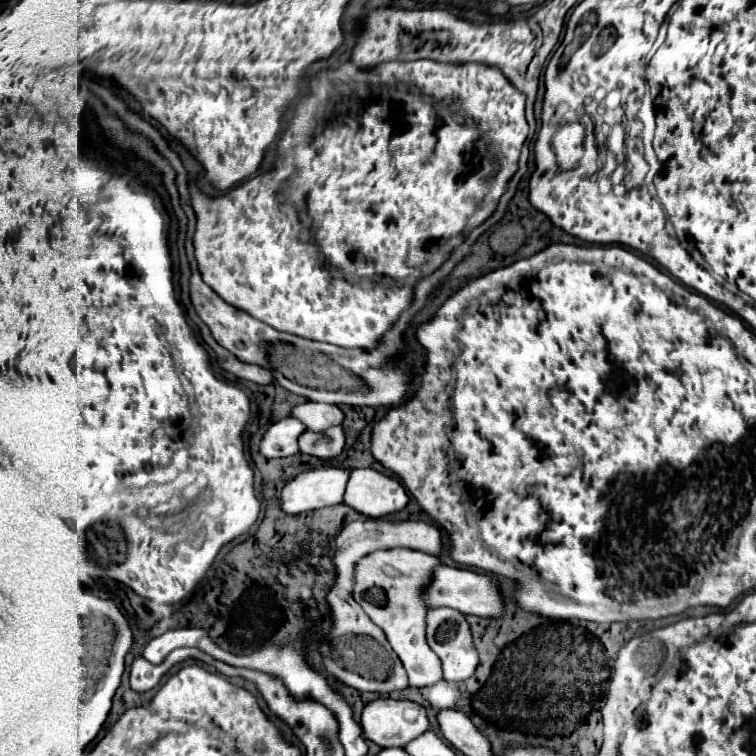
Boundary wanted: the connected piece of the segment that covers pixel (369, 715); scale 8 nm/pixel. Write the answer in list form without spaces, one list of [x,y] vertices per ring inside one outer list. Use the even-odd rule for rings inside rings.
[[[376,699],[368,703],[362,711],[362,729],[366,739],[374,741],[380,747],[404,747],[416,737],[430,731],[430,719],[422,705],[412,701],[396,701],[396,699]]]

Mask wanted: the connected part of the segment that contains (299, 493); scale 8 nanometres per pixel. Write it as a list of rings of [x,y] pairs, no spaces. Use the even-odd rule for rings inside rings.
[[[326,467],[300,473],[282,489],[282,509],[286,513],[304,513],[344,501],[352,469]]]

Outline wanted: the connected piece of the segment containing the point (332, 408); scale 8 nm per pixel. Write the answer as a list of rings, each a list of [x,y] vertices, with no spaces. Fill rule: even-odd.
[[[310,401],[292,409],[292,415],[304,421],[304,425],[308,425],[310,431],[324,431],[344,423],[344,411],[338,405],[330,405],[330,403]]]

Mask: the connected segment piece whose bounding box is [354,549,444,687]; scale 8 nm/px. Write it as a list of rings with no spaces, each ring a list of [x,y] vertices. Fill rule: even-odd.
[[[412,549],[376,551],[356,565],[354,597],[366,615],[384,629],[392,649],[396,649],[400,661],[408,669],[412,687],[430,687],[444,681],[442,661],[426,641],[428,605],[424,601],[424,591],[430,585],[438,565],[442,565],[438,557]]]

